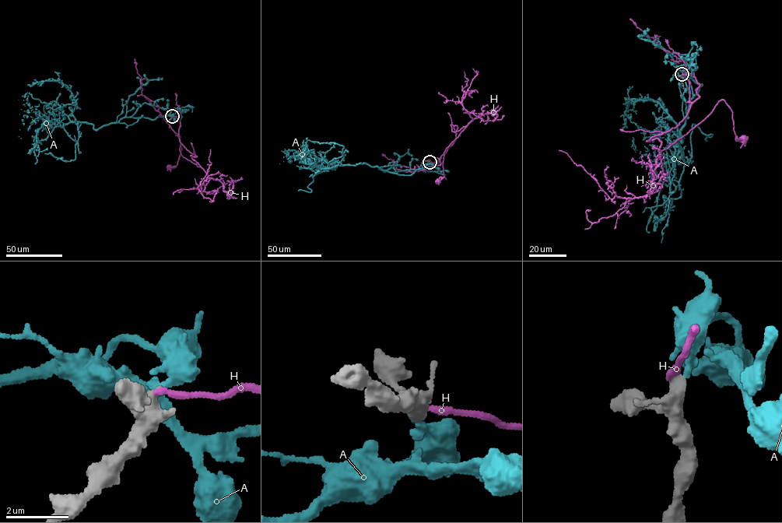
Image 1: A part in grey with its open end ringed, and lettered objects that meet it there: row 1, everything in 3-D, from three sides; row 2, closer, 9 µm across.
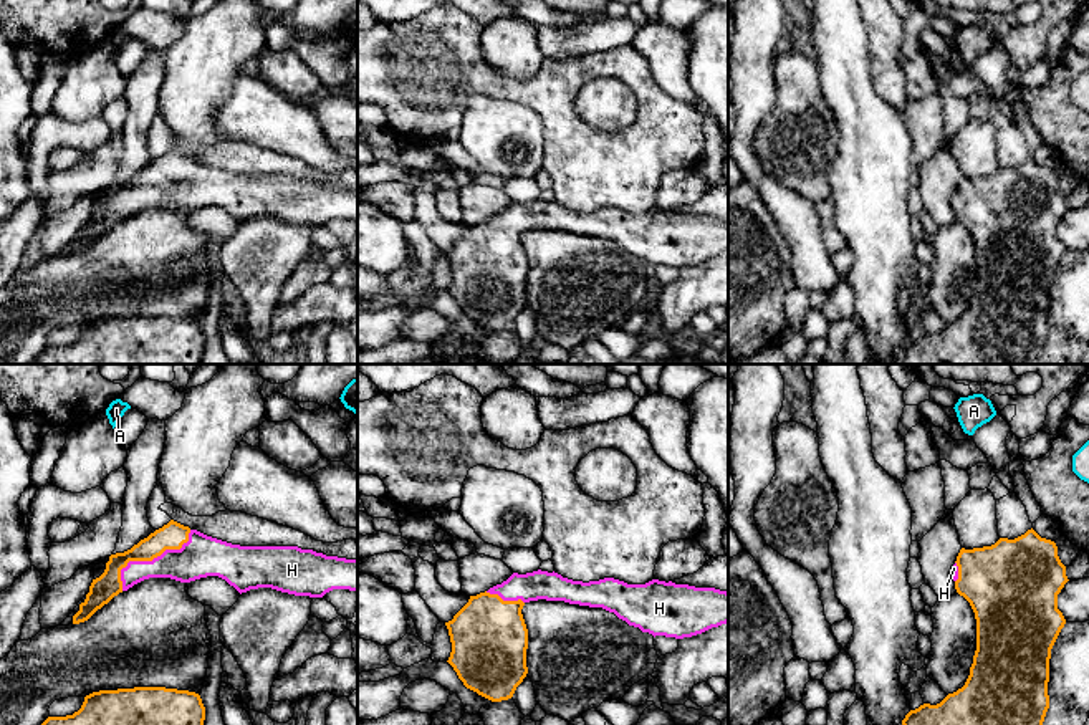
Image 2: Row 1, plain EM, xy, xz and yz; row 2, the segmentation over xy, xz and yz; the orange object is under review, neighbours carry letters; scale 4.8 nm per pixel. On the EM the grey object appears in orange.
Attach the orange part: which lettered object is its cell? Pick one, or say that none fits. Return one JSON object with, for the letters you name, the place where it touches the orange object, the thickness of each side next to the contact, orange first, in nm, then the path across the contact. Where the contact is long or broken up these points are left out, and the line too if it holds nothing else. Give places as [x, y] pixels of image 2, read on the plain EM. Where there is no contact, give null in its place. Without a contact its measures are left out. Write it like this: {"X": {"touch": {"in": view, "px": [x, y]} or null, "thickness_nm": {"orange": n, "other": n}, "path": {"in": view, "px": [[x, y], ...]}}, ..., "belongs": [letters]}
{"H": {"touch": {"in": "xy", "px": [149, 189]}, "thickness_nm": {"orange": 130, "other": 200}, "path": {"in": "xy", "px": [[172, 164], [149, 189], [201, 186]]}}, "belongs": ["H"]}

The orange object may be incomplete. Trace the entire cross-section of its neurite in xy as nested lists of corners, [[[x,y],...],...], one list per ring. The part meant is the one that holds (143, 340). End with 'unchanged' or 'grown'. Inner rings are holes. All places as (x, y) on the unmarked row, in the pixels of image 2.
[[[134,316],[93,321],[78,341],[48,346],[31,364],[202,364],[204,349],[195,321]]] | unchanged

